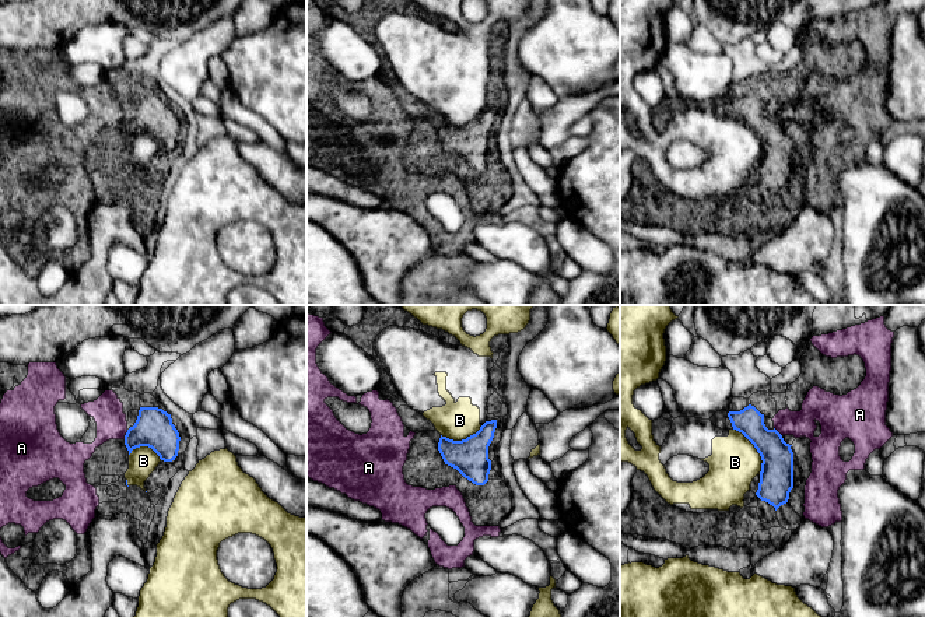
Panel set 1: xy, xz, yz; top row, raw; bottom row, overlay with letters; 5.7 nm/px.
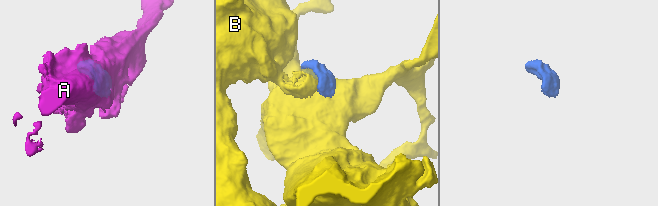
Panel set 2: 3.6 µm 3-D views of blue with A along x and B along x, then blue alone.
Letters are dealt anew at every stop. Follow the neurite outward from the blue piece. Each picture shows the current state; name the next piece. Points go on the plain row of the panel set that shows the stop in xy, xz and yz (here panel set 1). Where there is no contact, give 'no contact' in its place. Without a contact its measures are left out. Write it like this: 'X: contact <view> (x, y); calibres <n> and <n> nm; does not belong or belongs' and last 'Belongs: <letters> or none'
A: contact xy (126, 121); calibres 220 and 180 nm; belongs
B: contact yz (756, 135); calibres 190 and 280 nm; does not belong
Belongs: A

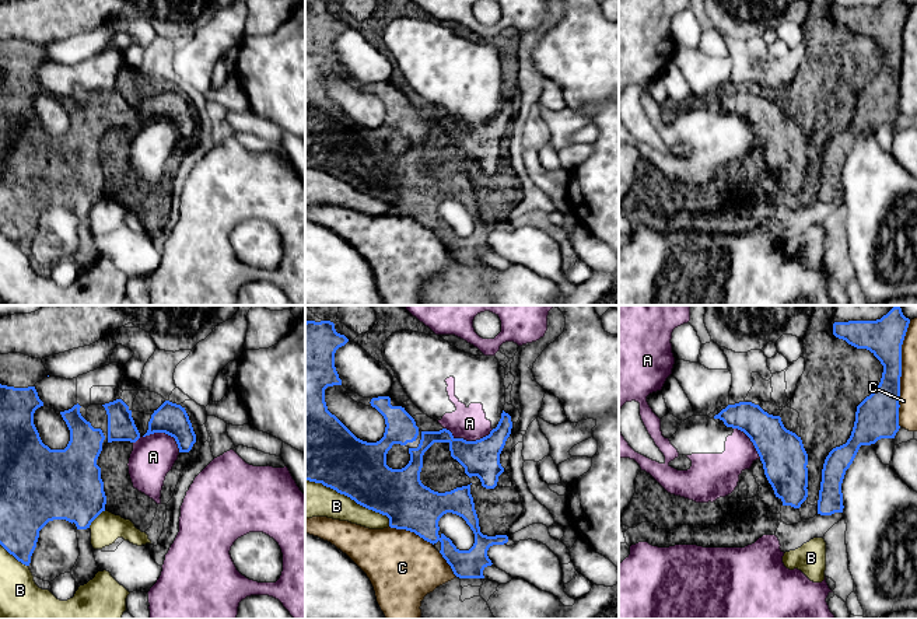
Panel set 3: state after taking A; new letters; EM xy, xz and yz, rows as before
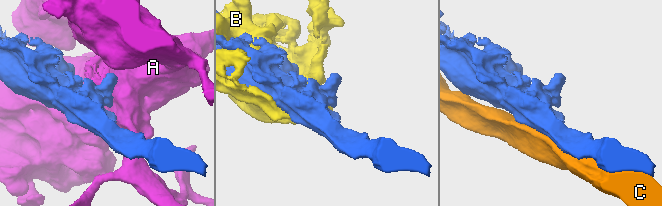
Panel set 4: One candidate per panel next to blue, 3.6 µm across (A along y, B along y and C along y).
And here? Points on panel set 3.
A: contact xz (469, 128); calibres 220 and 190 nm; does not belong
B: contact xz (350, 184); calibres 340 and 200 nm; does not belong
C: contact yz (900, 60); calibres 220 and 110 nm; does not belong
Belongs: none

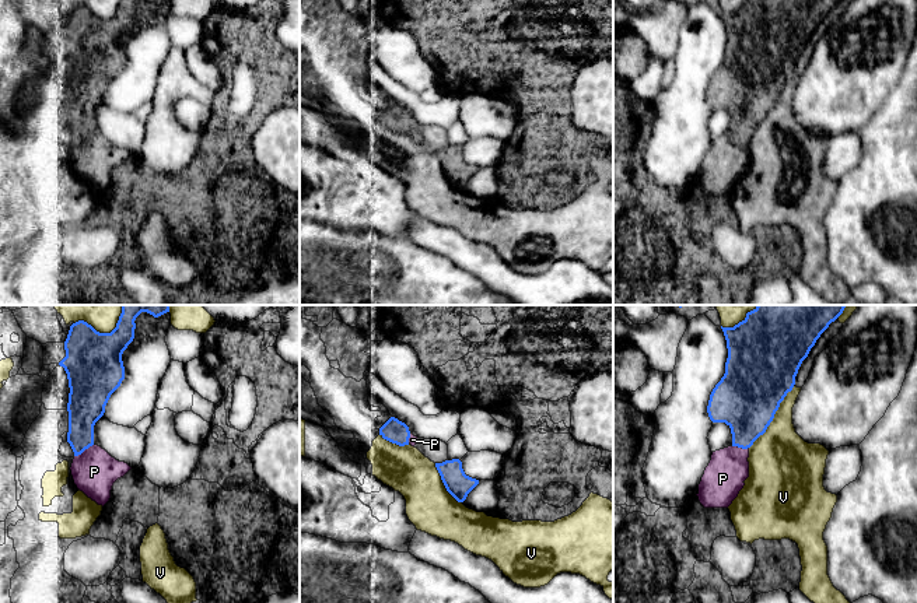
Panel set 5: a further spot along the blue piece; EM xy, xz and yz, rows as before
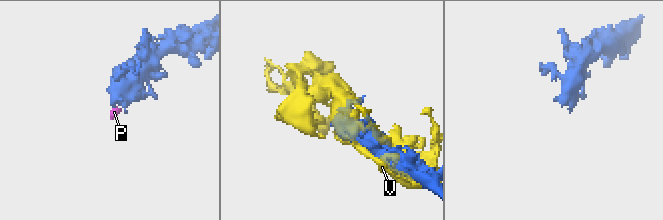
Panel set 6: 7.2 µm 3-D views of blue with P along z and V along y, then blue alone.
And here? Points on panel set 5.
P: contact xy (83, 137); calibres 200 and 260 nm; belongs
V: contact yz (773, 104); calibres 380 and 360 nm; does not belong
Belongs: P

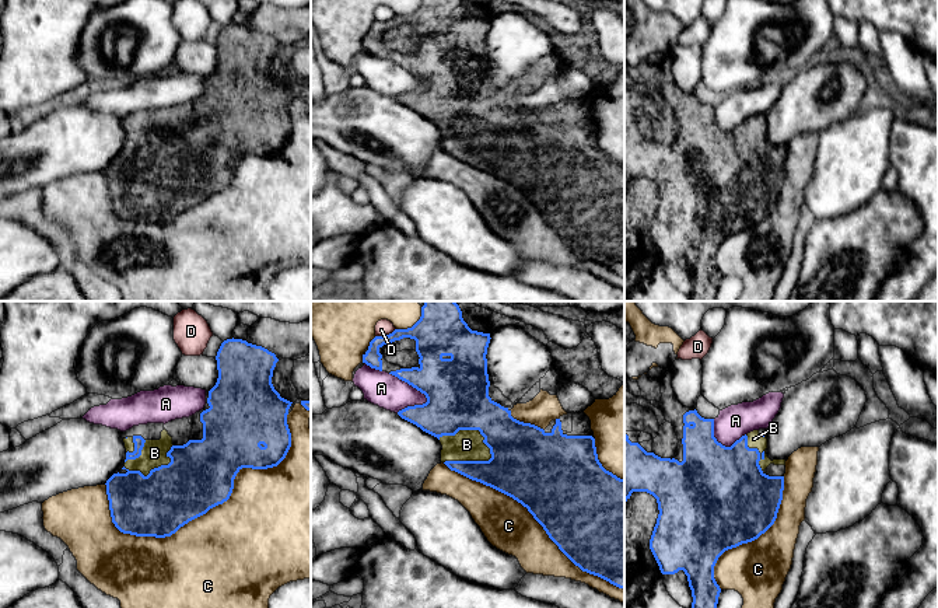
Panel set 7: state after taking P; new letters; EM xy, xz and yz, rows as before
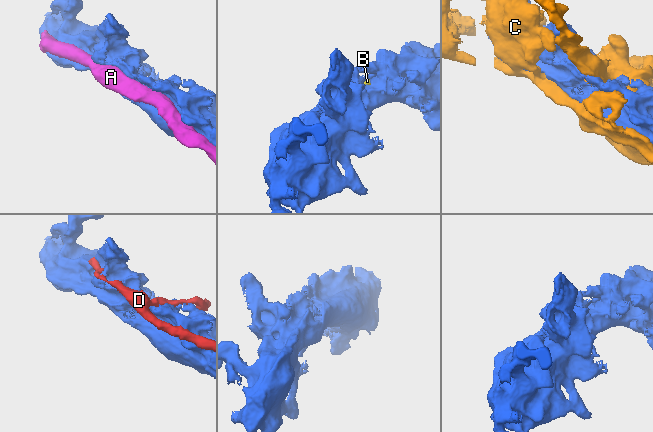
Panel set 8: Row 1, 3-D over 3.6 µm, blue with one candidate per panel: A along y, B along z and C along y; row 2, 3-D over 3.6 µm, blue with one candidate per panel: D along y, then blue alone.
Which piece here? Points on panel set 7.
A: contact xz (409, 70); calibres 320 and 200 nm; does not belong
B: contact xz (472, 115); calibres 360 and 180 nm; belongs
C: contact xy (227, 185); calibres 380 and 500 nm; does not belong
D: contact xz (387, 21); calibres 200 and 90 nm; does not belong
Belongs: B

